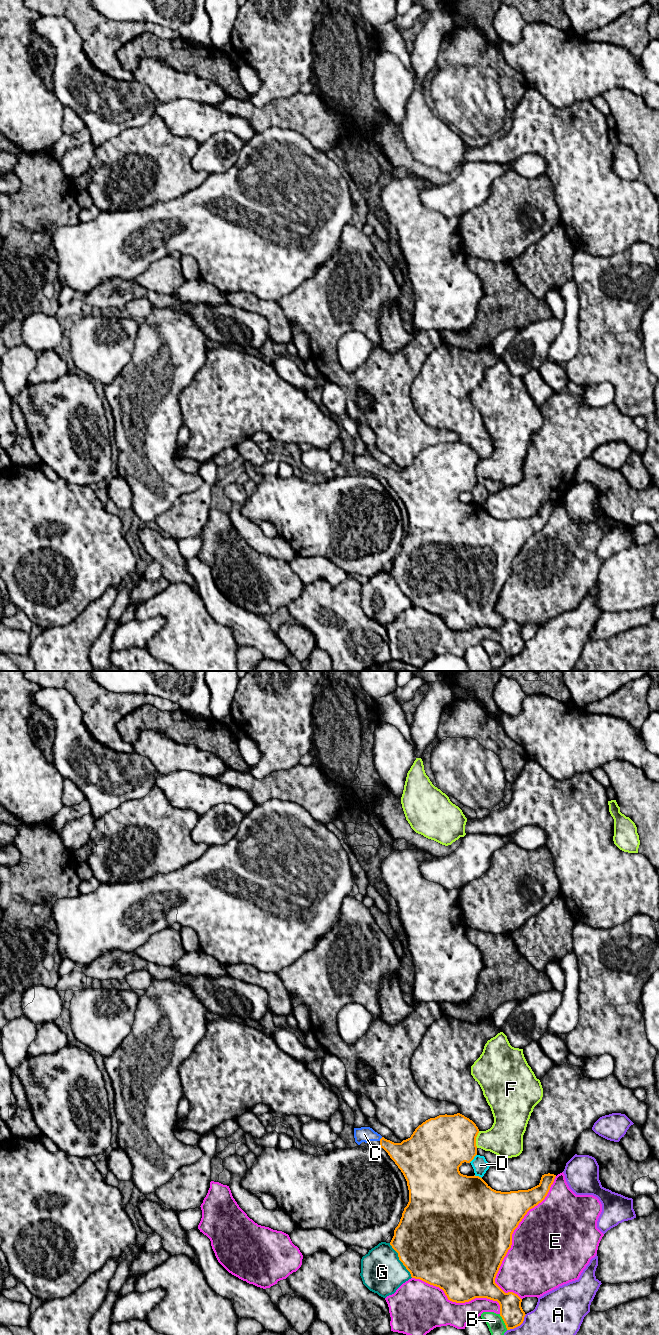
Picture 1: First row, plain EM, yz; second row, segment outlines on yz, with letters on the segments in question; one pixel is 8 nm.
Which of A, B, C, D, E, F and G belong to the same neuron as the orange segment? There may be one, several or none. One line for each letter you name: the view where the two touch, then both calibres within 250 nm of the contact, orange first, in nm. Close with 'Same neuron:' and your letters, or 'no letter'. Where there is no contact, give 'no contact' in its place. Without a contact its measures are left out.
C: yz | 220/130 nm
Same neuron: C

